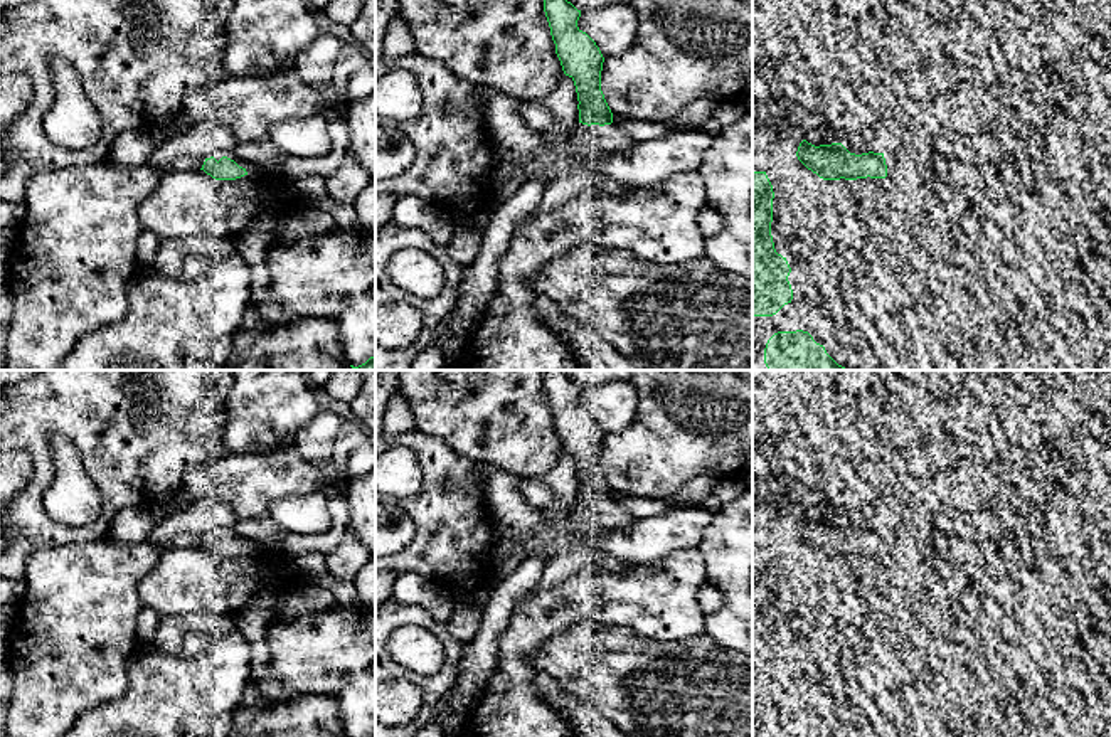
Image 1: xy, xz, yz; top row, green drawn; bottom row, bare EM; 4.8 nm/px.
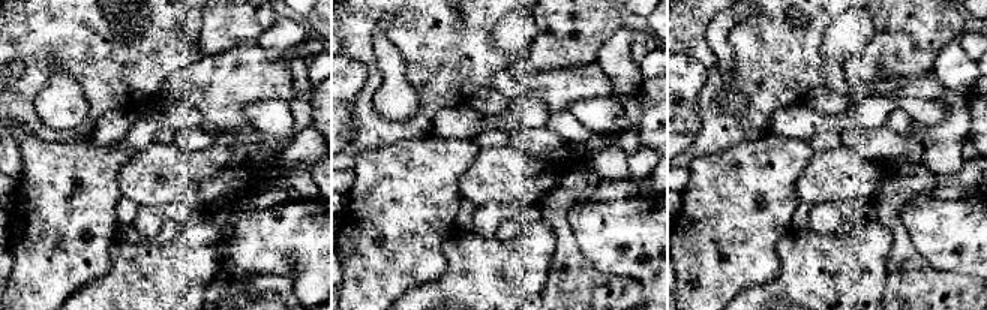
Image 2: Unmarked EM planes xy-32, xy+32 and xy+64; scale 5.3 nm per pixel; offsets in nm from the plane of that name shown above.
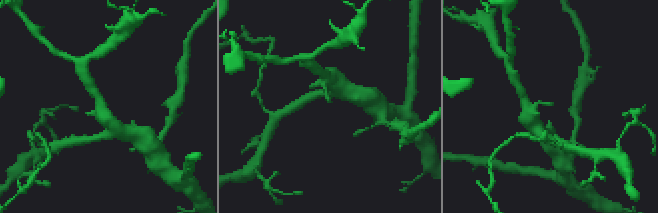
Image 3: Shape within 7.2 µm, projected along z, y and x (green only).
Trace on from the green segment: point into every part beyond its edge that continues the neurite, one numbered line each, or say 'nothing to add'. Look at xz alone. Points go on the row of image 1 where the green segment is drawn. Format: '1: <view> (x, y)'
1: xz (595, 140)

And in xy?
1: xy (249, 167)

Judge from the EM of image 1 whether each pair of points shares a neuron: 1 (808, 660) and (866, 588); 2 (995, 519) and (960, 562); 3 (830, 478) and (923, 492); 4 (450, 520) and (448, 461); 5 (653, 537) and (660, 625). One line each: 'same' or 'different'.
1: same
2: same
3: different
4: same
5: different

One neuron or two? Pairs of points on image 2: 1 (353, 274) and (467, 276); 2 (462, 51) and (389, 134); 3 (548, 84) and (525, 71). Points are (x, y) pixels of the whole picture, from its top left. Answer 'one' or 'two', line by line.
1: two
2: one
3: two

